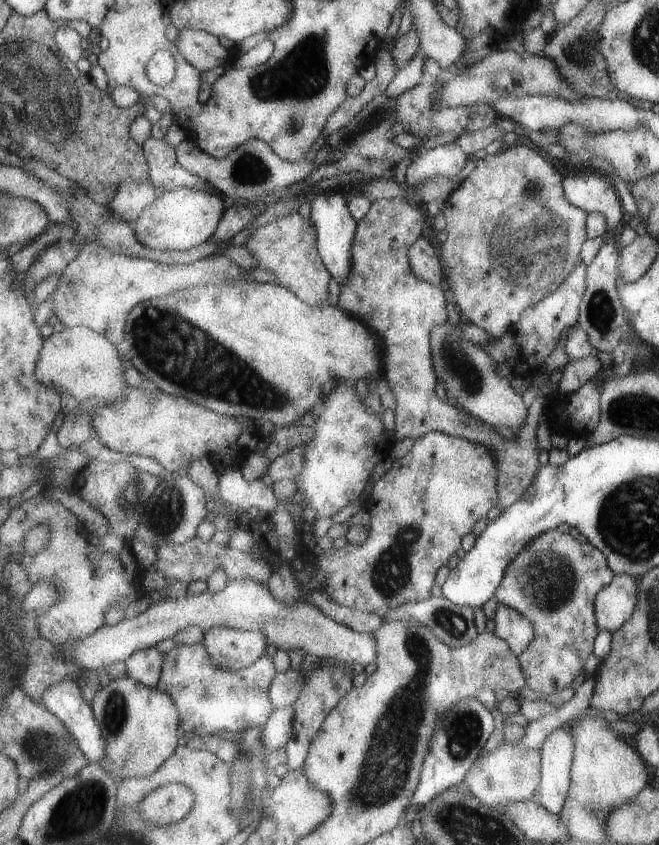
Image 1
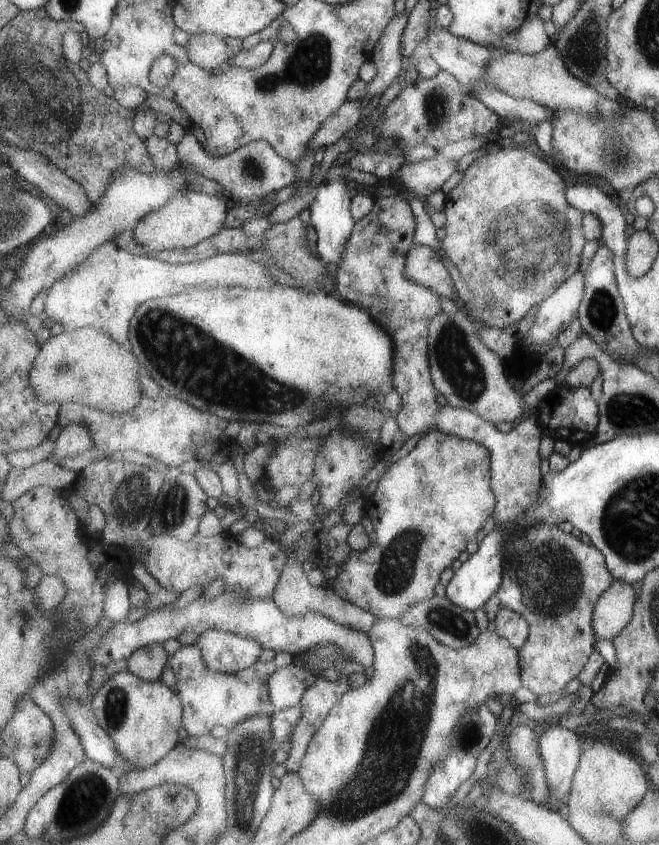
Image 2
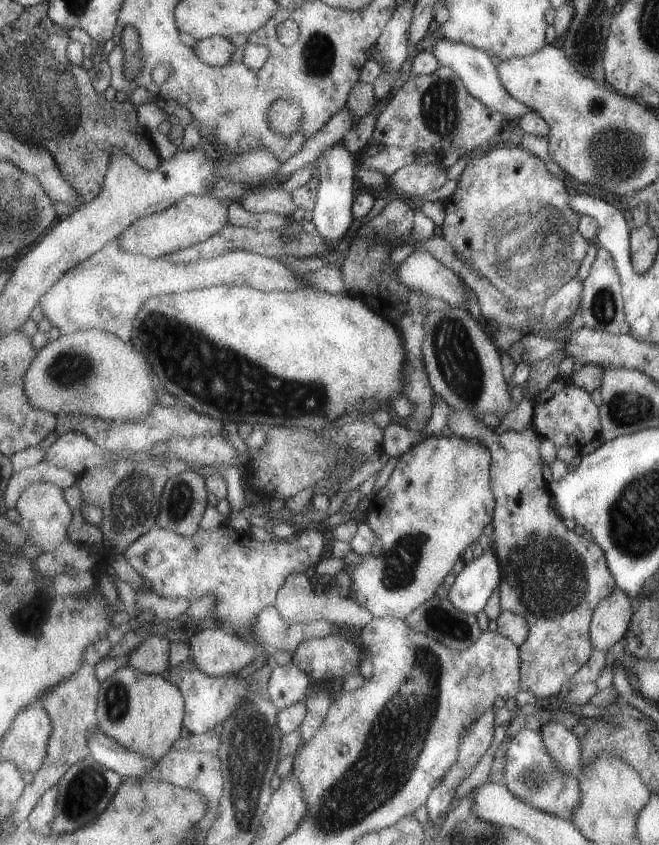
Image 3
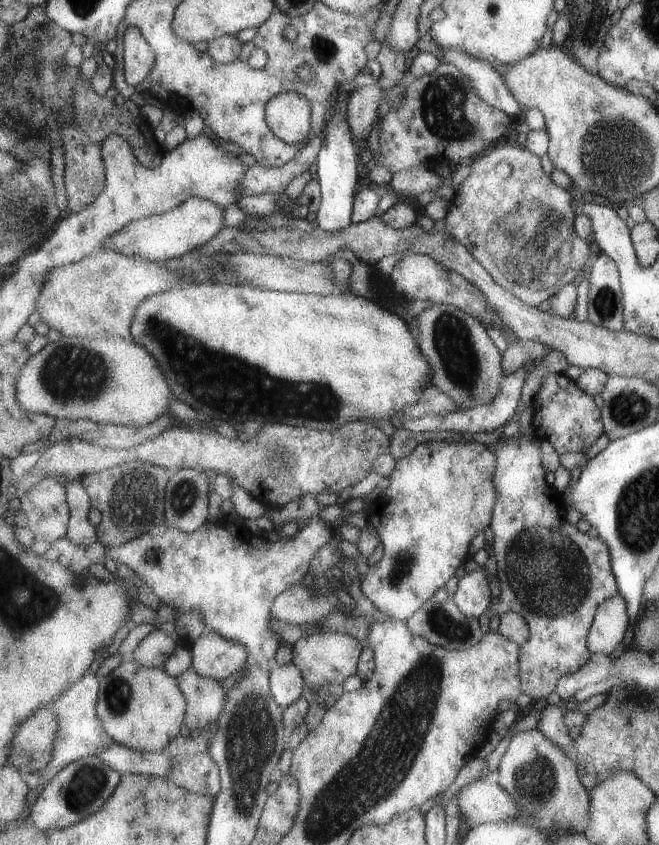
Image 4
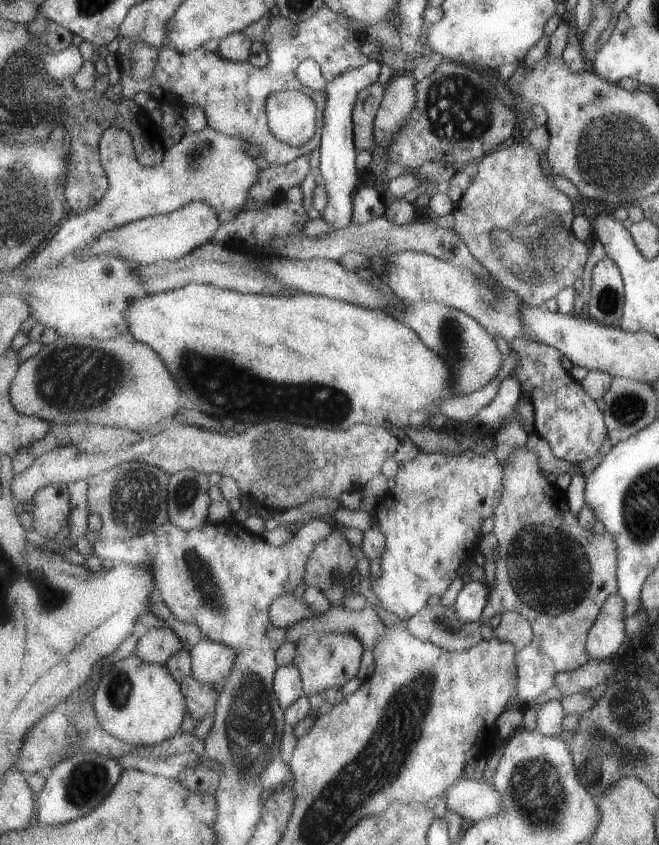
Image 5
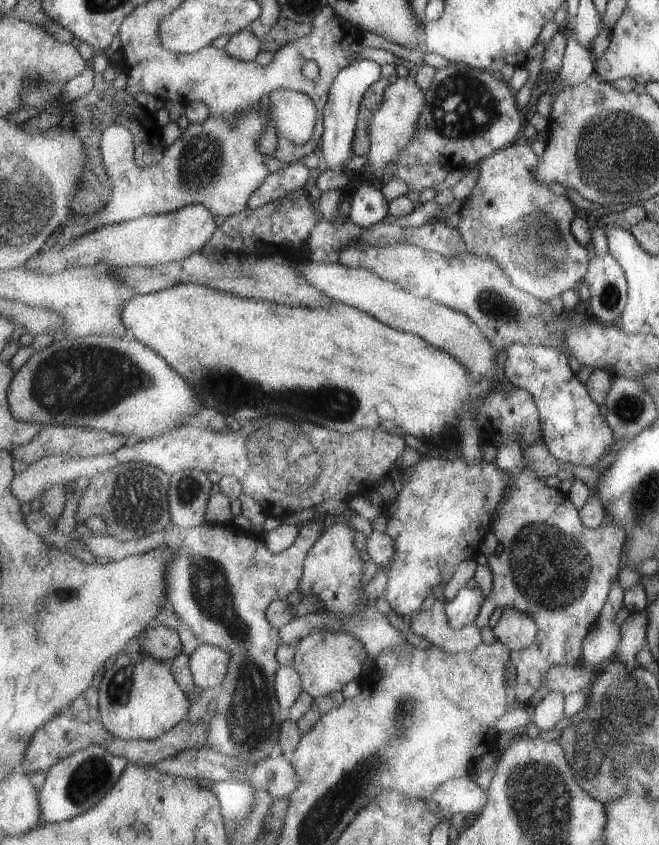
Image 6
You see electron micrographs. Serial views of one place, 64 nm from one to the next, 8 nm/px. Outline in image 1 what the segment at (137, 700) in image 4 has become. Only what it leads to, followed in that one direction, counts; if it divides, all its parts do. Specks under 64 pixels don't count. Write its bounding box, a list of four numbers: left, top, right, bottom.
[93,676,183,784]

